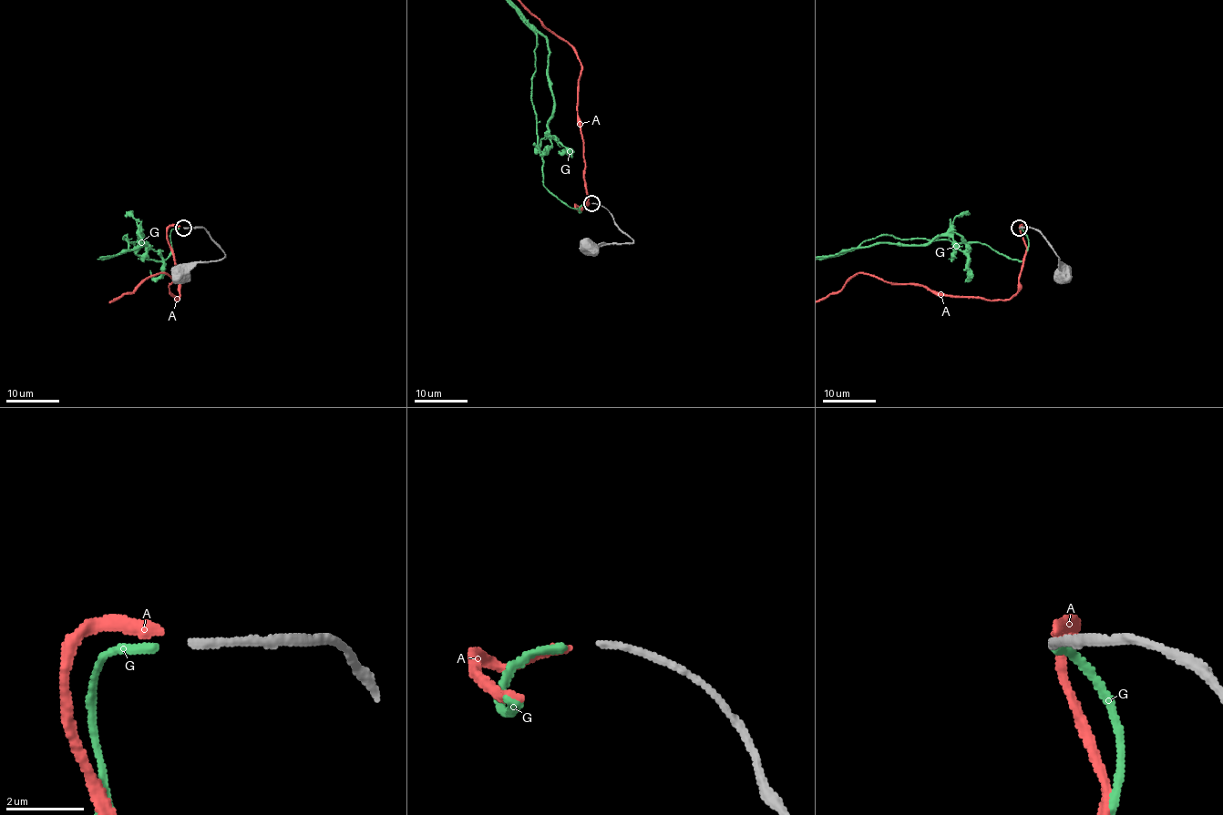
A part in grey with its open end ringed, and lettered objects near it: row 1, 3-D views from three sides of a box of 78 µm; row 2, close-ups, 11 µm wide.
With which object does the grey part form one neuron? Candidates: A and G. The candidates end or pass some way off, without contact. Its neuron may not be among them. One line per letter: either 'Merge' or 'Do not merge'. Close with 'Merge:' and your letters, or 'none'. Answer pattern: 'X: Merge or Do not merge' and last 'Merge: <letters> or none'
A: Do not merge
G: Merge
Merge: G

